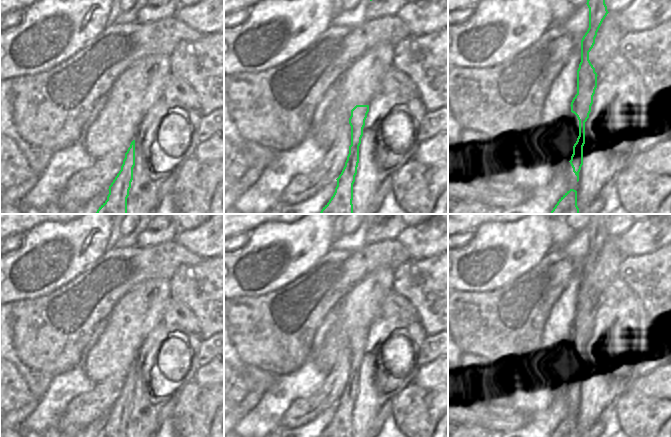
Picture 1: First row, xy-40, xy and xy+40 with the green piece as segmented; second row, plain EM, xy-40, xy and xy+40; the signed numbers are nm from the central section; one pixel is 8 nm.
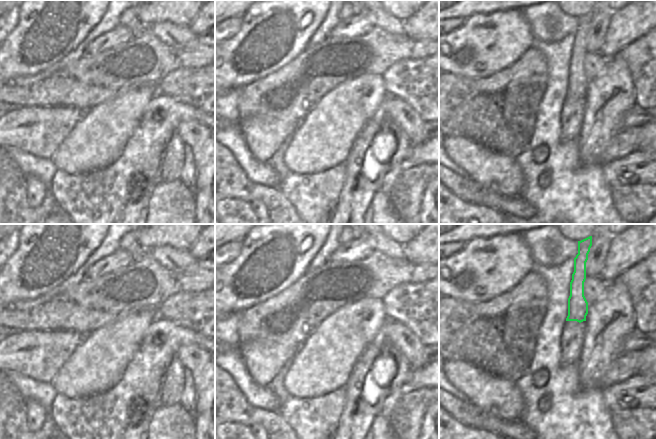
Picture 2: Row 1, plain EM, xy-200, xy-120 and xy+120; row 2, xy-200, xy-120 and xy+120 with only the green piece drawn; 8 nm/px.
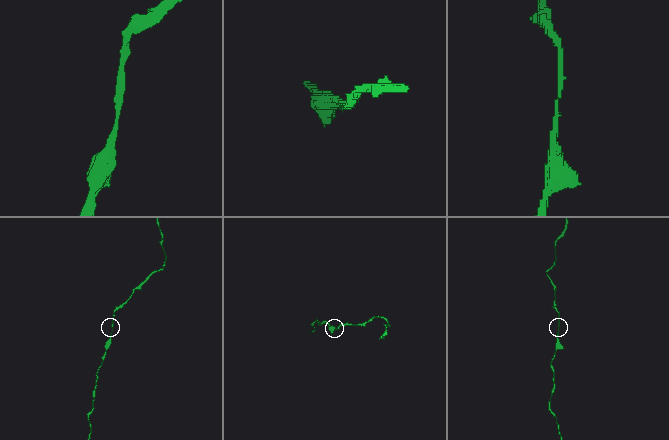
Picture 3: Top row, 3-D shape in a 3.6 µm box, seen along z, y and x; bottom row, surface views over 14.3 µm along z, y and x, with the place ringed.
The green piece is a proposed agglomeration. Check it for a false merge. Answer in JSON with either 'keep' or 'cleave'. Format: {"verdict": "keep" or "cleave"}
{"verdict": "keep"}

